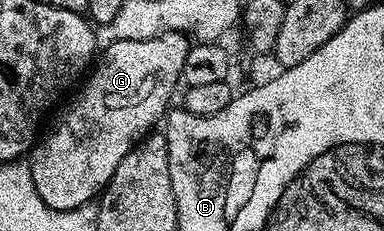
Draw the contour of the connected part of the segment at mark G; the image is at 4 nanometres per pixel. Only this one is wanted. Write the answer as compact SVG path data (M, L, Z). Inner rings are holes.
M166 31L162 35L148 37L144 41L116 41L112 45L104 48L101 54L97 56L88 78L85 80L85 83L87 82L86 88L71 101L70 108L59 117L54 131L48 132L49 130L47 130L28 152L28 162L30 172L32 173L32 185L36 185L36 193L40 193L40 201L44 201L44 205L48 205L57 211L71 211L77 207L82 207L85 203L94 203L101 196L108 185L108 181L112 181L112 173L116 173L116 165L120 165L120 161L124 161L124 157L128 157L128 153L132 148L138 146L147 135L151 134L157 128L154 126L157 123L159 126L160 120L167 114L168 108L171 106L171 104L169 105L170 98L173 97L174 90L177 89L178 85L180 86L182 70L185 67L185 59L189 55L191 46L191 40L183 32Z

